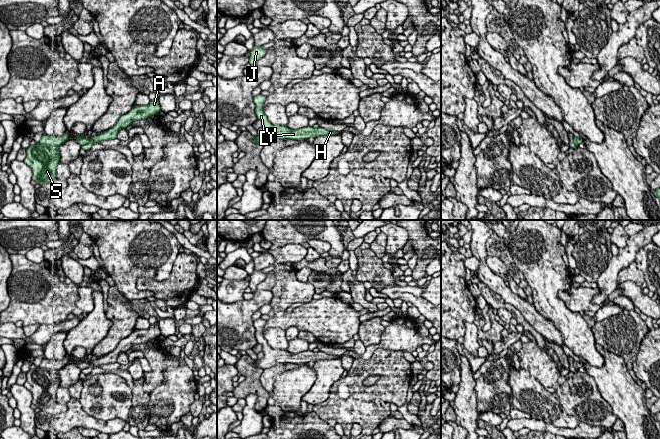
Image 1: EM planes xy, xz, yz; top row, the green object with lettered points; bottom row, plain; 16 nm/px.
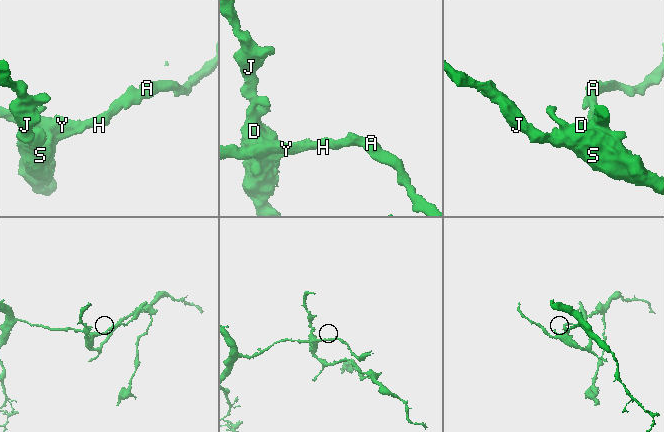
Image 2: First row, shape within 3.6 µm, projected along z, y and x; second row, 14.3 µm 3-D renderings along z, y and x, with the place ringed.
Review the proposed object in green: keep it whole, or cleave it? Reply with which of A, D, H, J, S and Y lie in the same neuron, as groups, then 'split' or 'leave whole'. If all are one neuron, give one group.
A D H Y / J S; split

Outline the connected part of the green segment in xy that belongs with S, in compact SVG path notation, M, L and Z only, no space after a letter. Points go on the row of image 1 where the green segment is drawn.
M37 143L26 149L24 163L32 170L32 180L43 186L56 178L60 154L57 146Z

